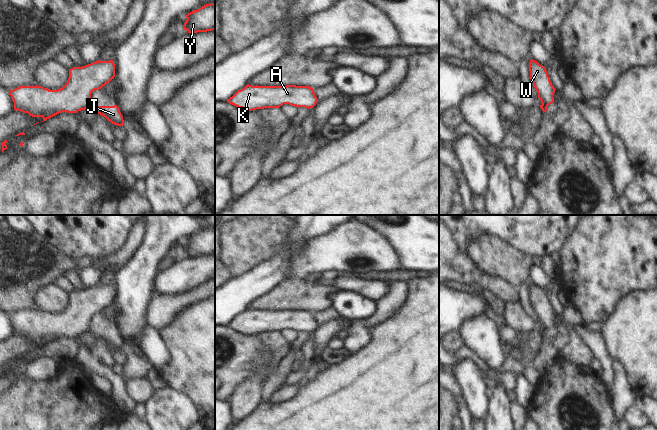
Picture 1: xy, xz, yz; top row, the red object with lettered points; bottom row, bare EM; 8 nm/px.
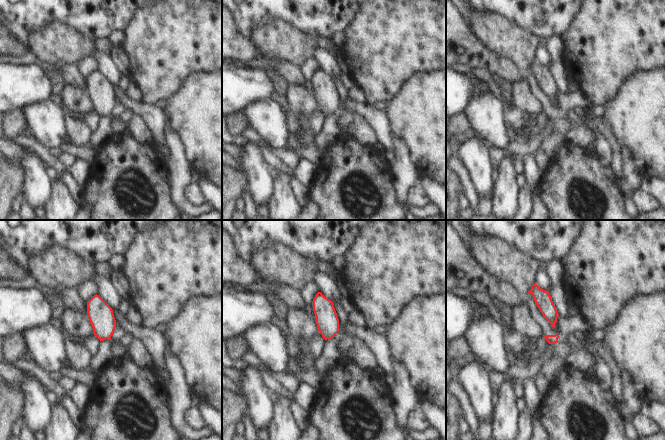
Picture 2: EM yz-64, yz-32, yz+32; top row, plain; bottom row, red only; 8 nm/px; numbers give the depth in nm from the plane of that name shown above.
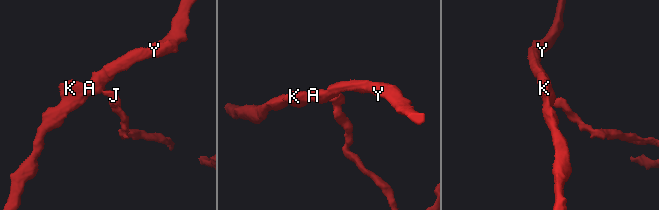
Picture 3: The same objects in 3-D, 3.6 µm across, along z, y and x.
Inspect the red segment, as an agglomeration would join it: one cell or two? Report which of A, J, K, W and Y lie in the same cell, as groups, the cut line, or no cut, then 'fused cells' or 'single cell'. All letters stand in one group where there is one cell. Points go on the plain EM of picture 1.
groups A K W Y / J; cut xy (89, 325), (88, 328); fused cells

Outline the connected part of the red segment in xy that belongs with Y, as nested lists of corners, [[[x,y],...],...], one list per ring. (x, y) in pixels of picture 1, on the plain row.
[[[215,226],[188,237],[186,242],[183,253],[187,254],[188,257],[215,254]]]

